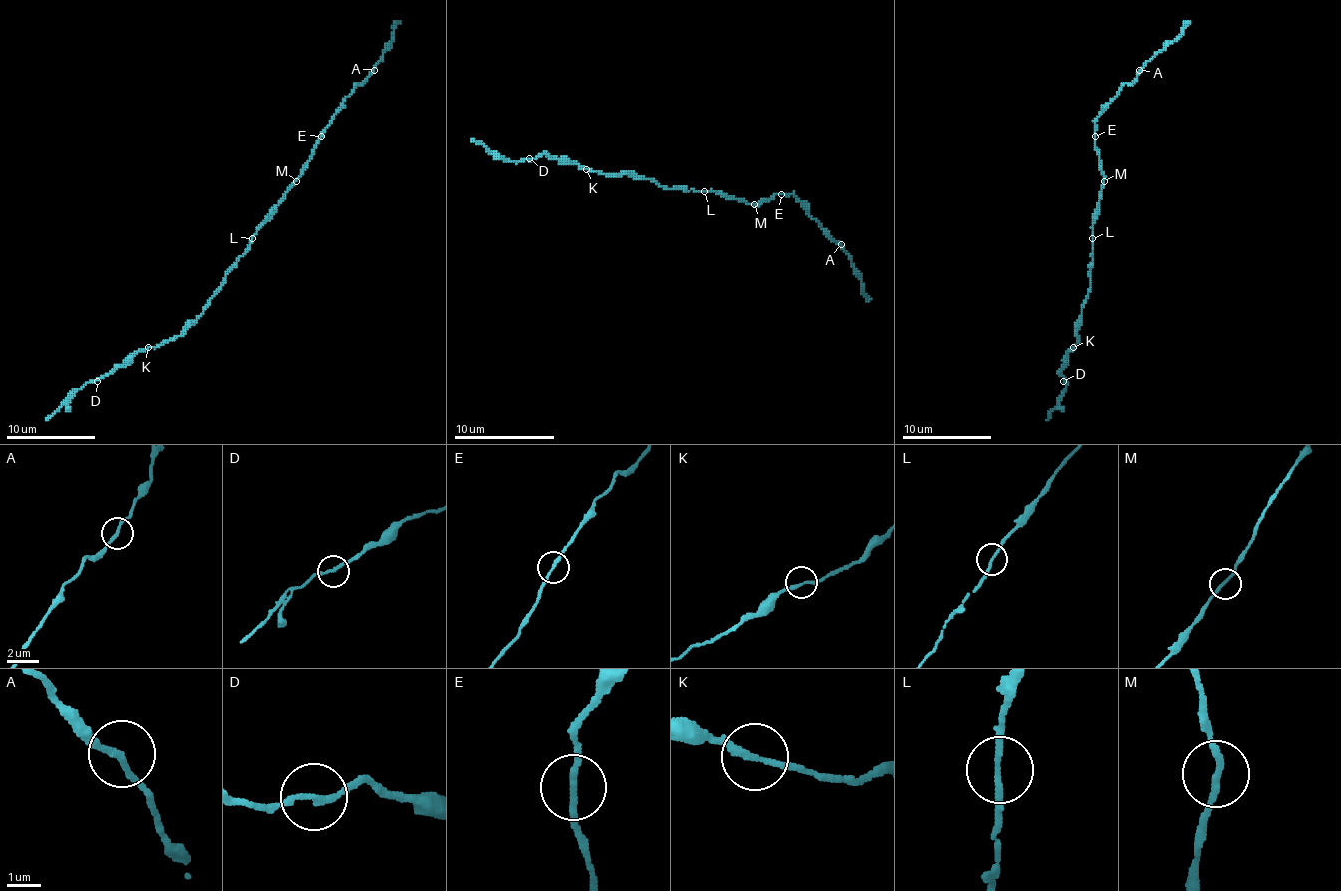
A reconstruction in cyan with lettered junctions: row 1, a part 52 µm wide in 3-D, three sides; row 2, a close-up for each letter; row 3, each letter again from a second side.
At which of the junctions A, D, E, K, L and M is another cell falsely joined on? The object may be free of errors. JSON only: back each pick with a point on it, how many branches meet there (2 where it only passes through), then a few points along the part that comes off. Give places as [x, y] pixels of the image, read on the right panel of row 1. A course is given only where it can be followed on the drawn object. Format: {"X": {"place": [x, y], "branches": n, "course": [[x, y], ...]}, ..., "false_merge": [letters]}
{"false_merge": []}

